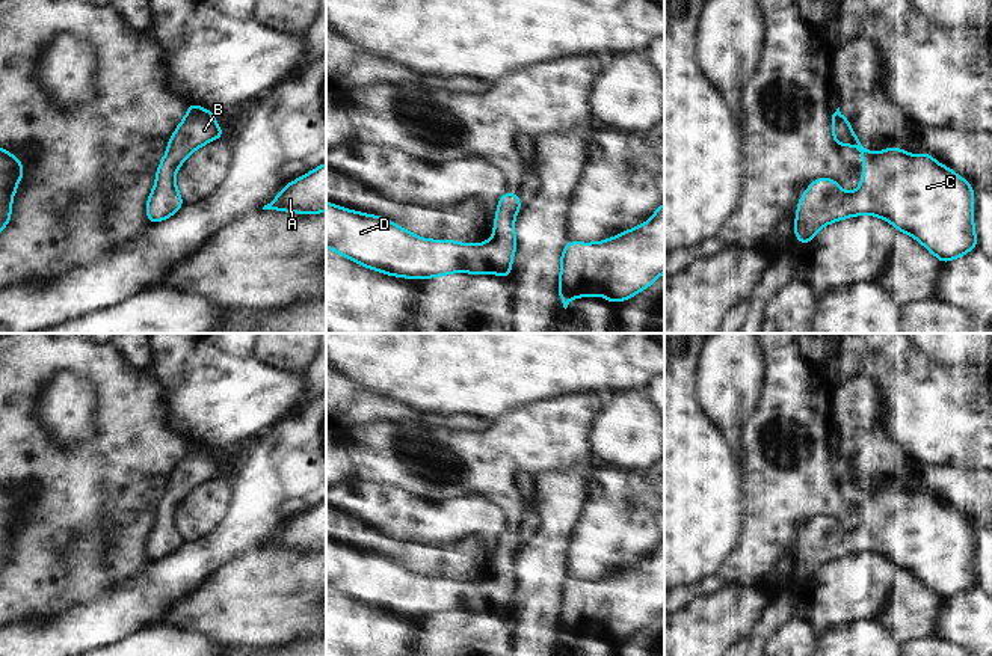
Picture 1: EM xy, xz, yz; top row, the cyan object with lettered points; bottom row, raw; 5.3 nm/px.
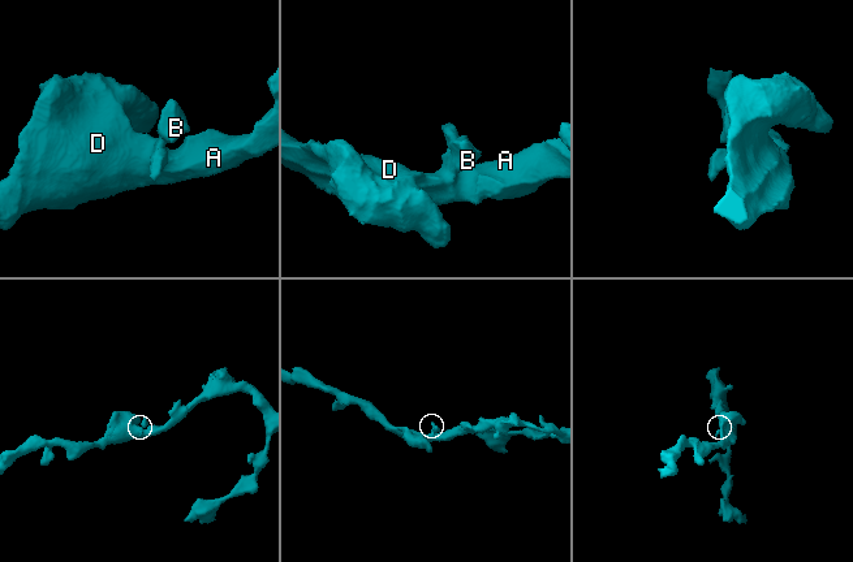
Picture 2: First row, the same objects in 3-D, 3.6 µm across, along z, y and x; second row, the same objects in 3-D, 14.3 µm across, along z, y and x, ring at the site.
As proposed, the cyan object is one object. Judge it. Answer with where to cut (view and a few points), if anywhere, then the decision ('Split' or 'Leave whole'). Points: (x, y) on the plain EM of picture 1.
No split. Leave whole

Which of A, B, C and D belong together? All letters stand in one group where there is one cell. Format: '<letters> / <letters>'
A B C D

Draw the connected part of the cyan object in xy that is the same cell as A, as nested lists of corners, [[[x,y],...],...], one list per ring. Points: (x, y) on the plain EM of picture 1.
[[[326,501],[288,520],[263,547],[320,552],[326,549]]]

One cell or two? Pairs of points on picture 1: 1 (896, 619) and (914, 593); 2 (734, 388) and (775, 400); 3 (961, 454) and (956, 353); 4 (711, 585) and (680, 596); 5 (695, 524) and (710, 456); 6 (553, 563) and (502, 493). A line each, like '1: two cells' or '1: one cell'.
1: one cell
2: two cells
3: two cells
4: one cell
5: one cell
6: two cells

